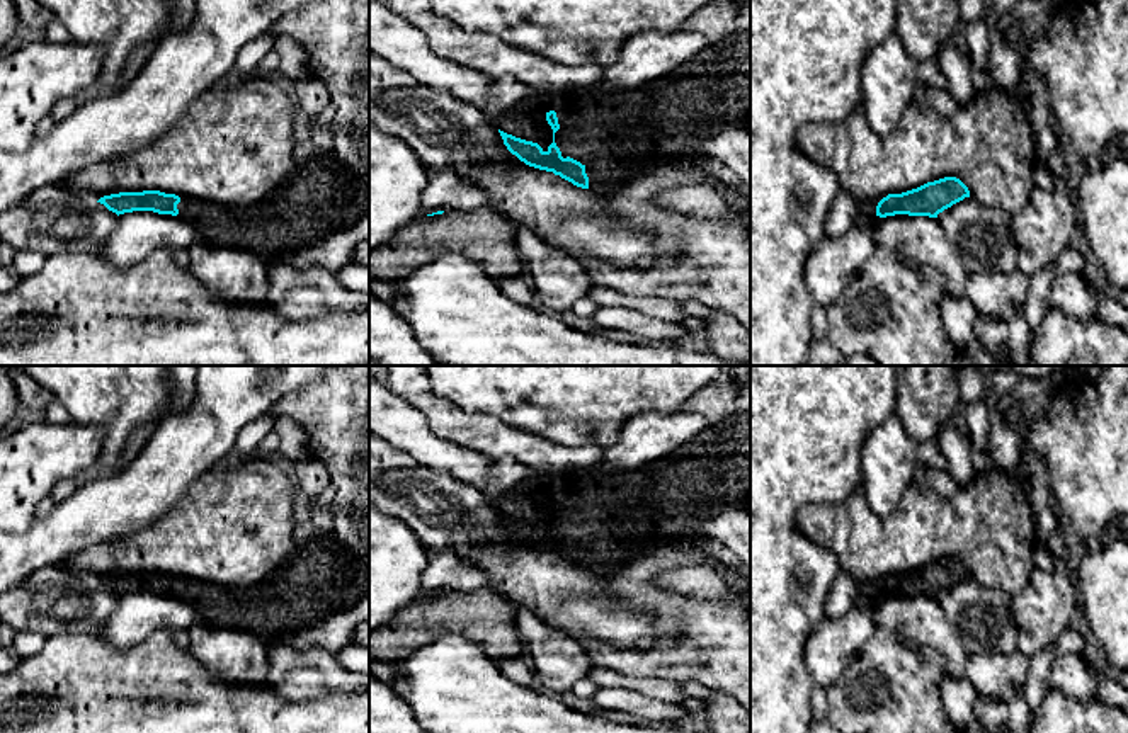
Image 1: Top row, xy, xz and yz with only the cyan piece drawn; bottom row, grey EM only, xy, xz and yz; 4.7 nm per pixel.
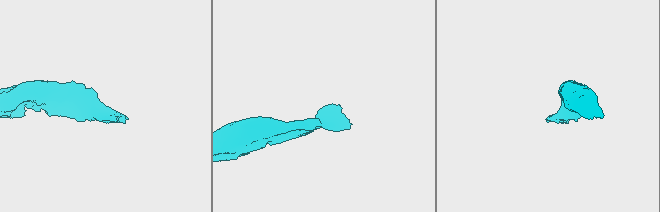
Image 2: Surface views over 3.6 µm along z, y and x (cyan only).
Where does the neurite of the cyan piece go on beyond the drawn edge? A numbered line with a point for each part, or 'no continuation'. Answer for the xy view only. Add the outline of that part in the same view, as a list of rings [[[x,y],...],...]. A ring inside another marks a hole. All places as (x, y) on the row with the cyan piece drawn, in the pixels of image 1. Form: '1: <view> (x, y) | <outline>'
1: xy (307, 210) | [[[325,155],[306,168],[296,170],[277,189],[276,196],[255,204],[230,207],[184,197],[177,209],[179,216],[197,230],[204,243],[245,250],[264,260],[277,260],[330,238],[340,226],[340,219],[356,194],[357,180],[354,173],[333,156]]]

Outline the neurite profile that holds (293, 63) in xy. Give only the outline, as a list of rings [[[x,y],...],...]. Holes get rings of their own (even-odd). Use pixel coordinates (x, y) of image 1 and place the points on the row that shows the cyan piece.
[[[279,36],[274,51],[279,54],[279,78],[288,85],[310,71],[306,51],[293,37]]]

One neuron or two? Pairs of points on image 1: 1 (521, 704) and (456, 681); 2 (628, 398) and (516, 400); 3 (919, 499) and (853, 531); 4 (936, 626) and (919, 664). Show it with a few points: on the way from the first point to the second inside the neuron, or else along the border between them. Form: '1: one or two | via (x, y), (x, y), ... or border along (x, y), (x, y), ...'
1: one | via (506, 704), (480, 704), (472, 696)
2: one | via (601, 397), (543, 397)
3: one | via (904, 516), (888, 531), (870, 531)
4: two | border along (922, 645), (934, 652), (948, 672)

